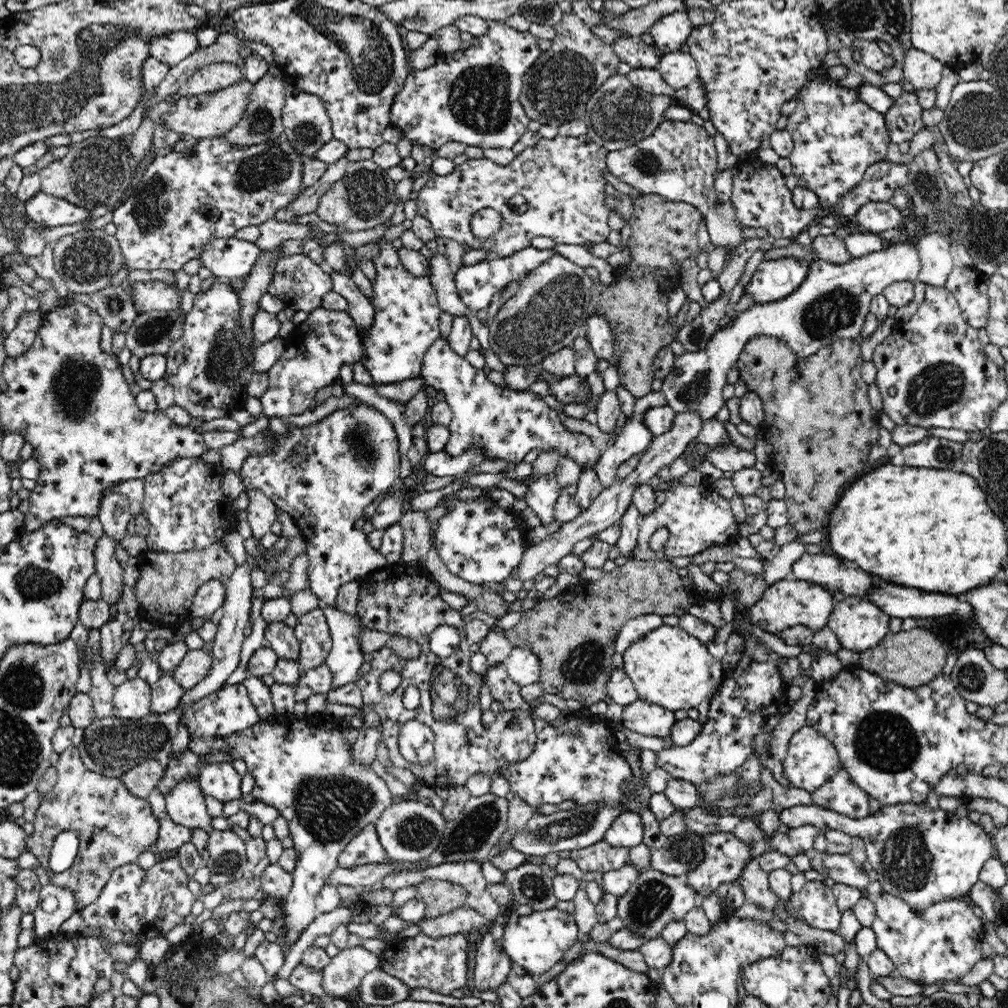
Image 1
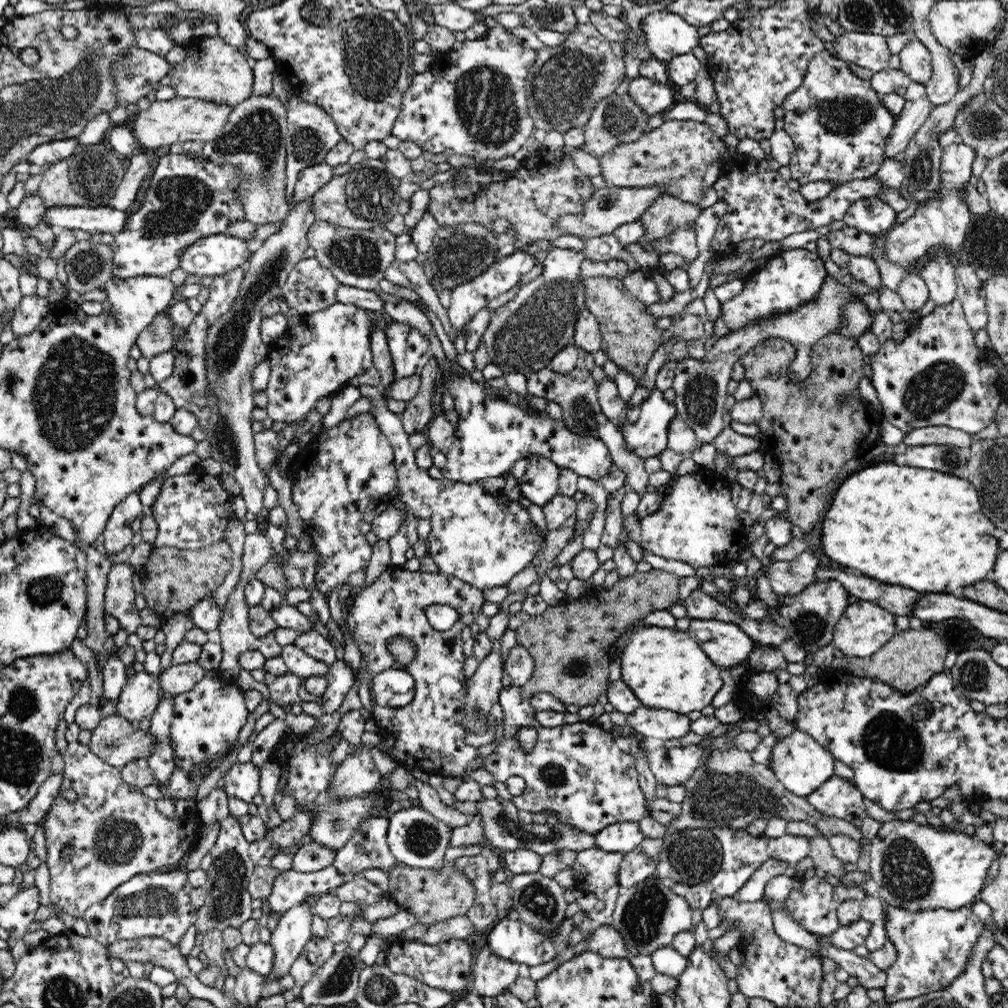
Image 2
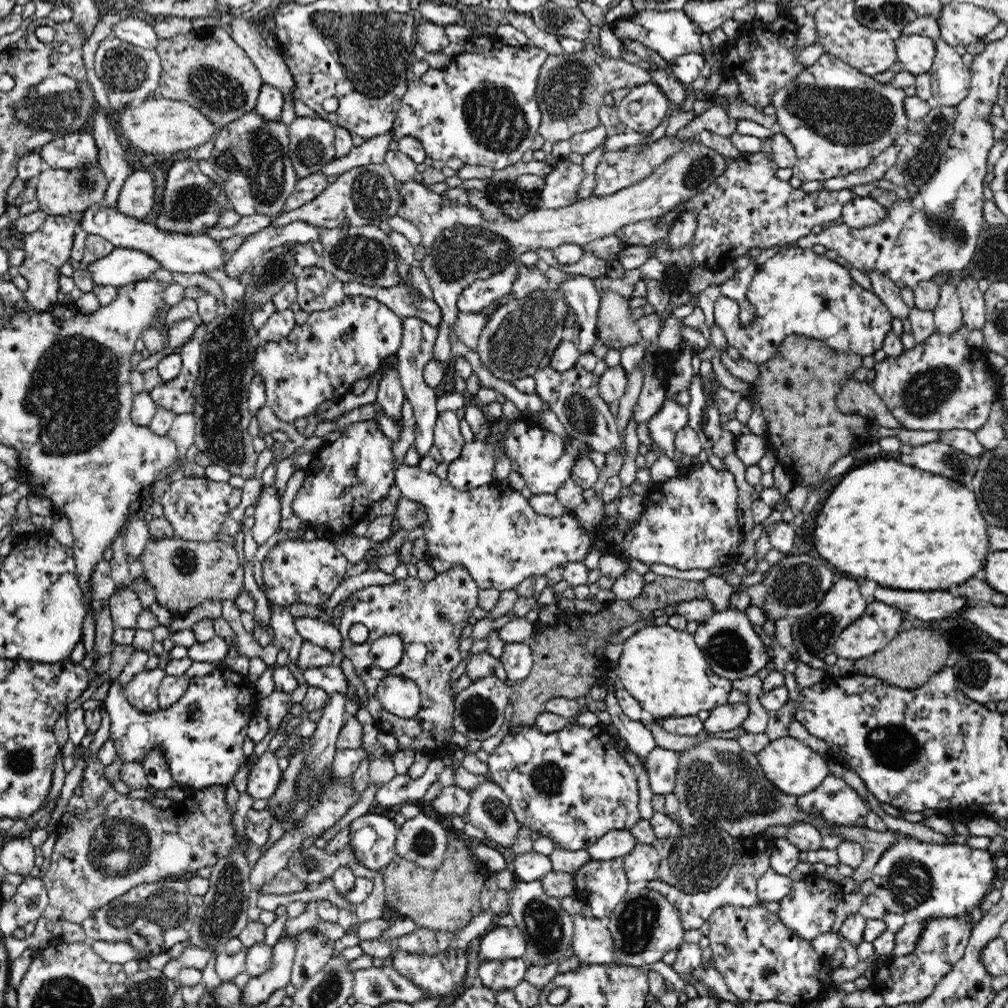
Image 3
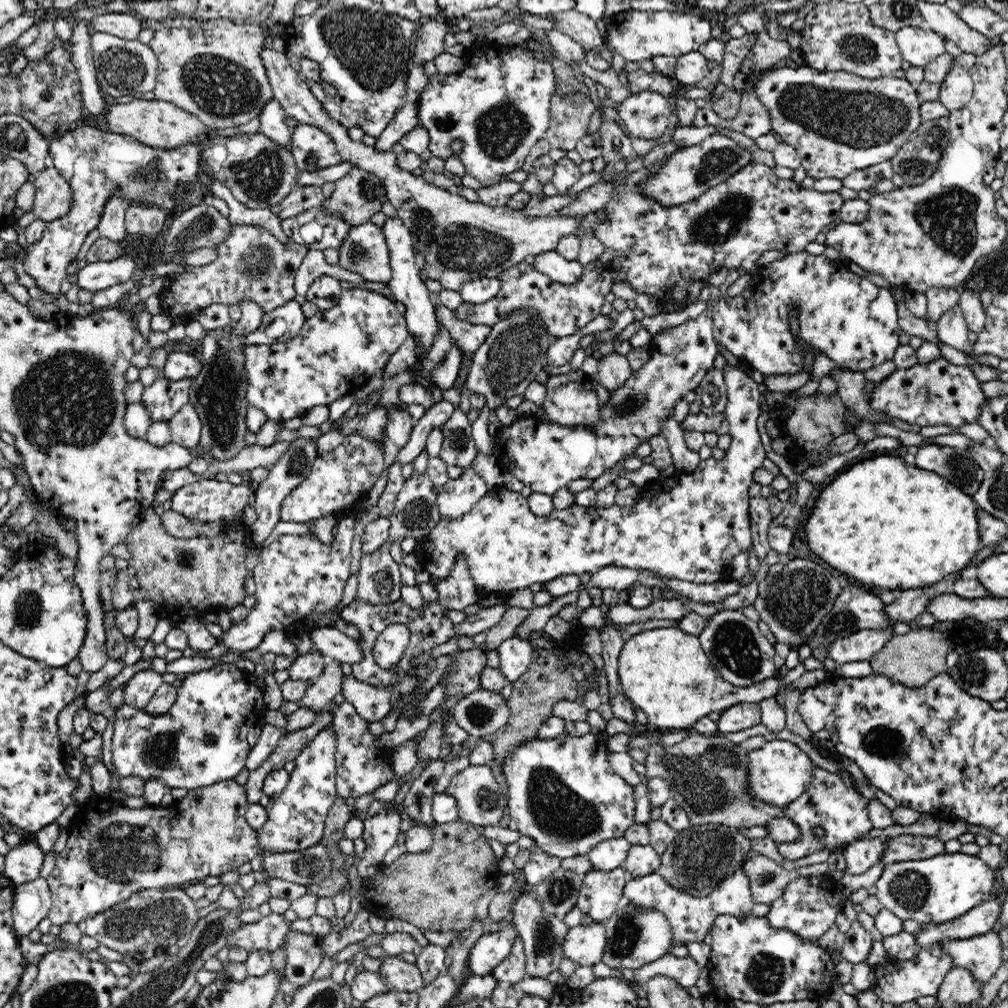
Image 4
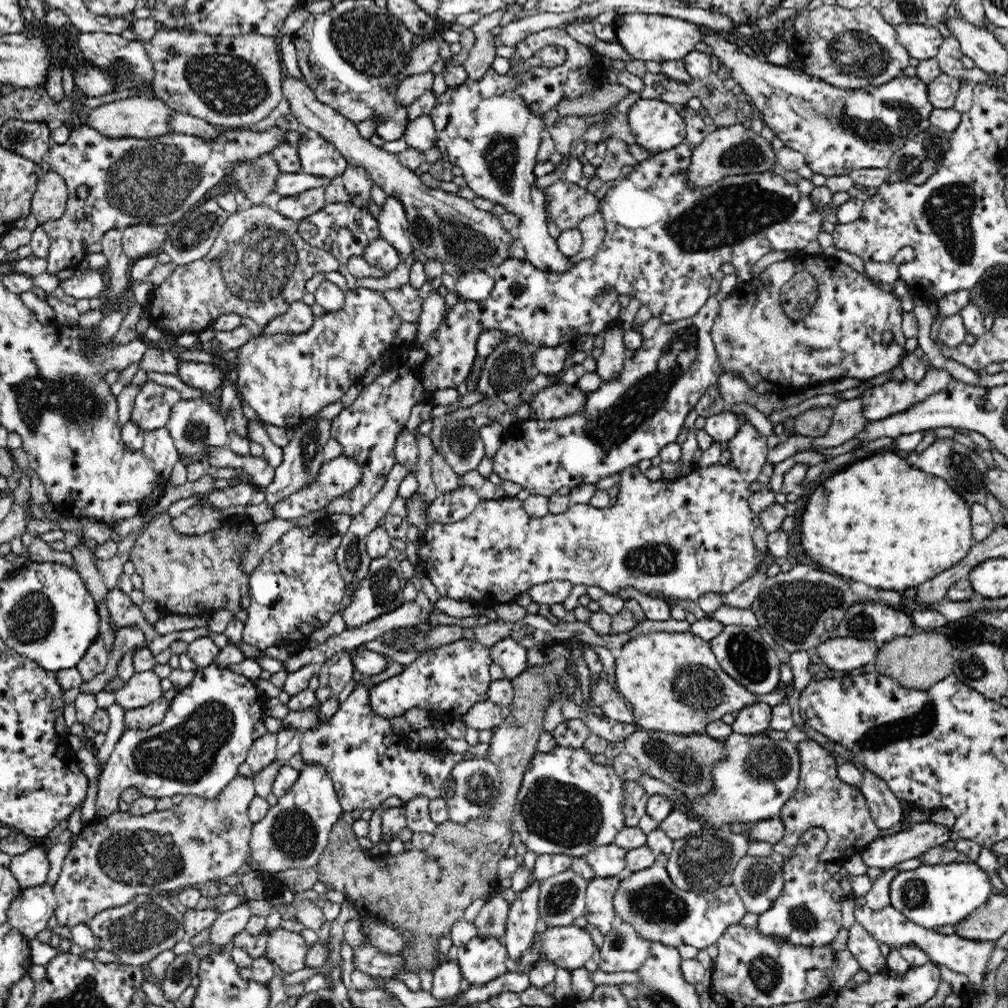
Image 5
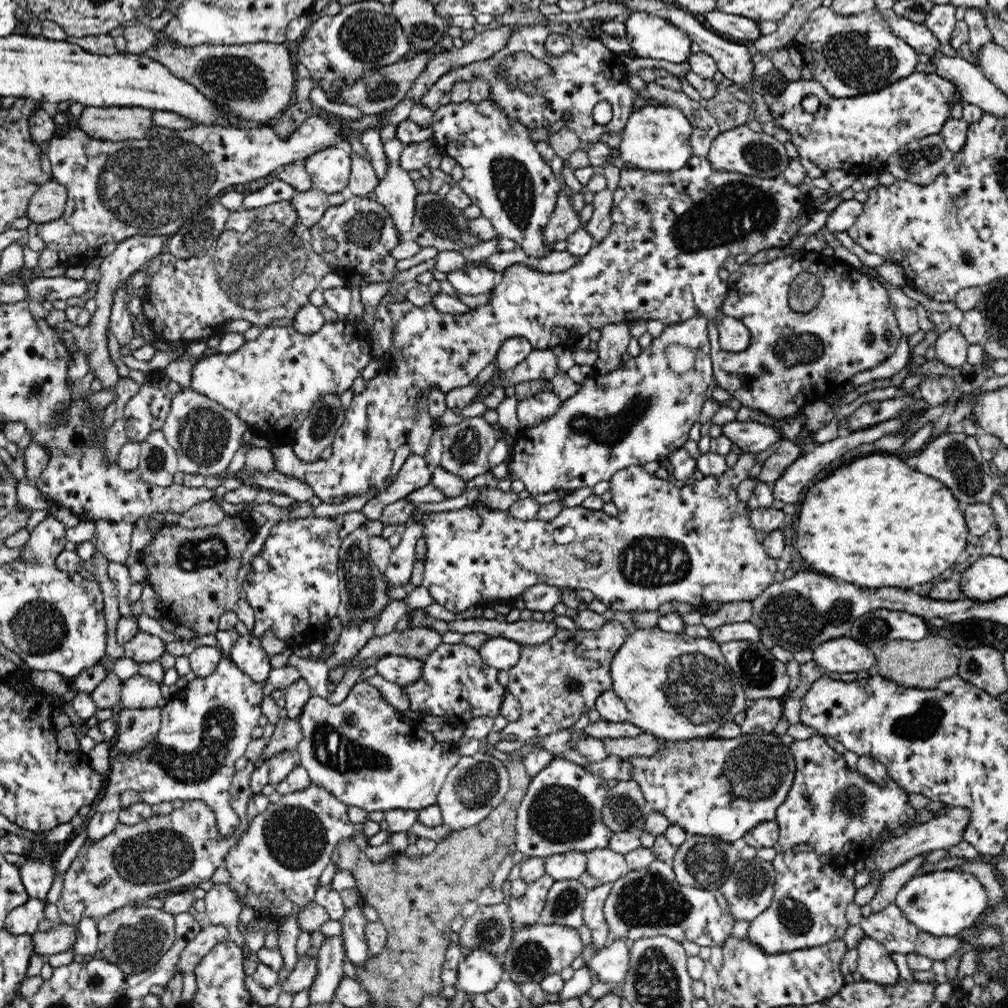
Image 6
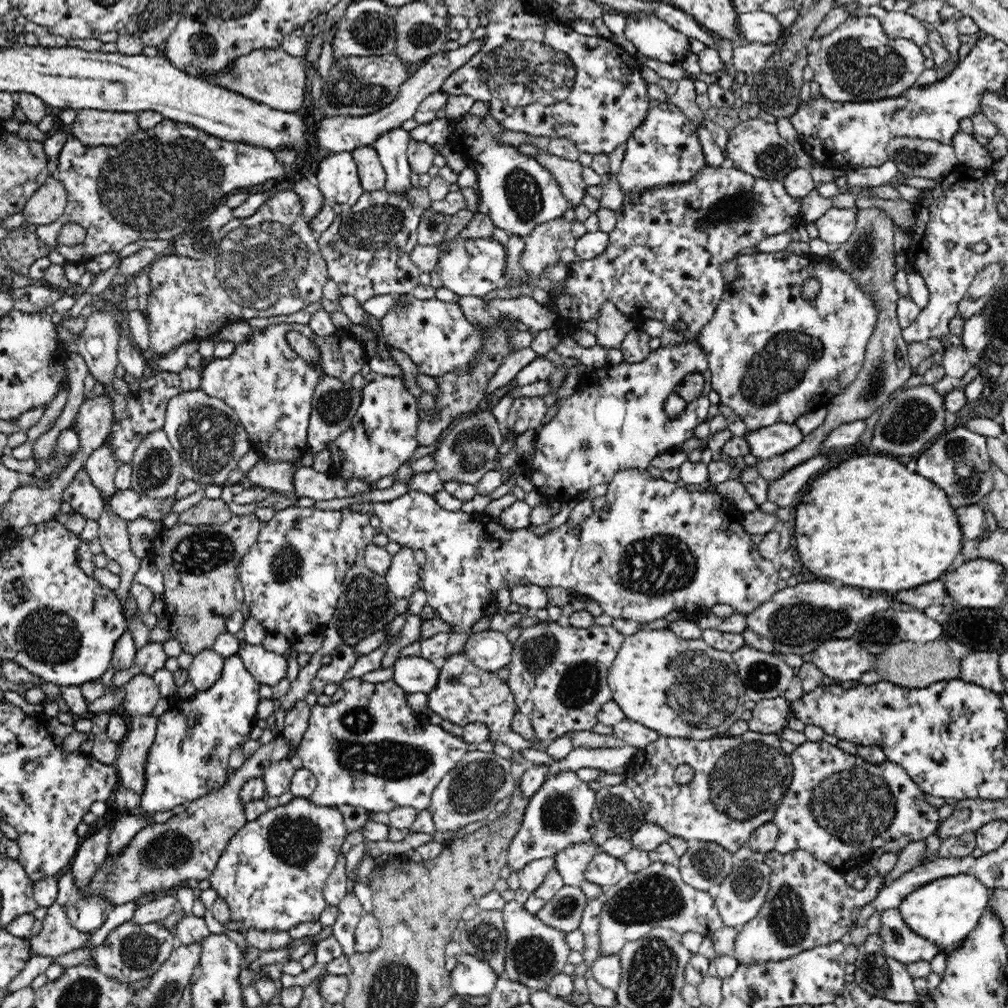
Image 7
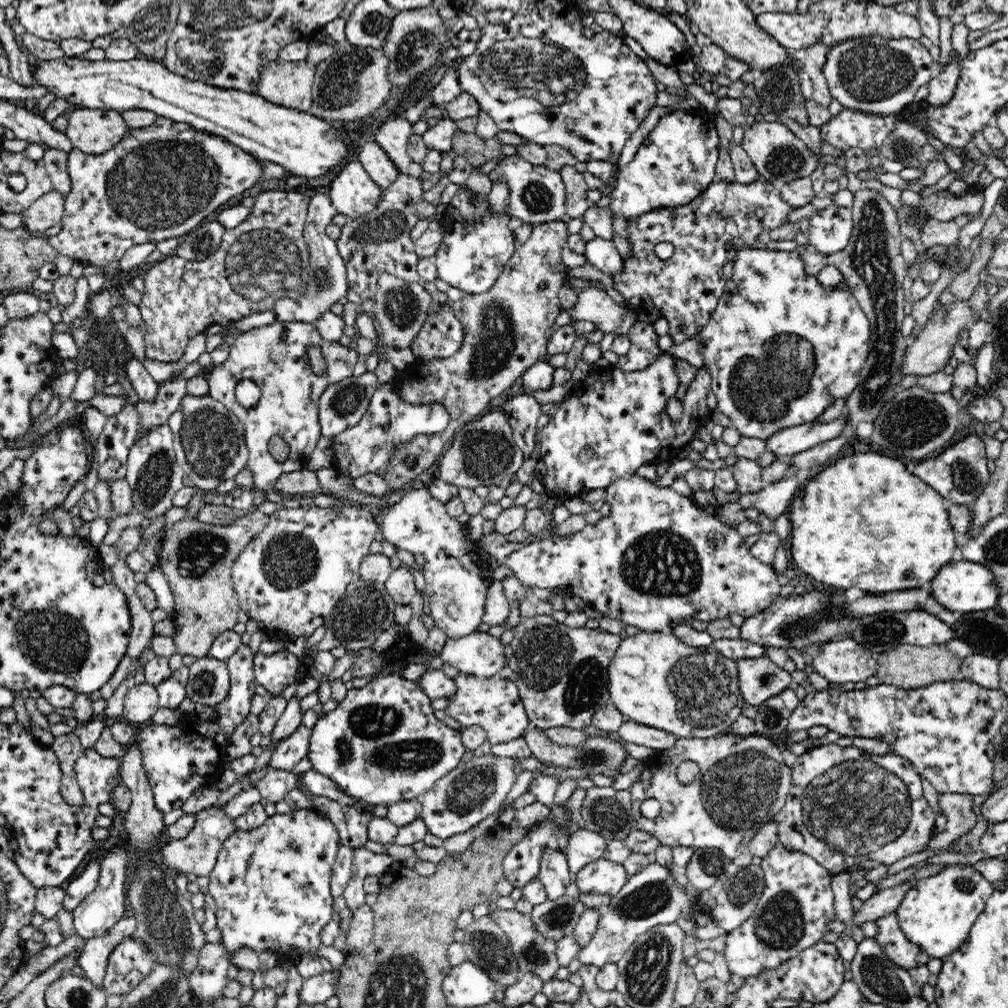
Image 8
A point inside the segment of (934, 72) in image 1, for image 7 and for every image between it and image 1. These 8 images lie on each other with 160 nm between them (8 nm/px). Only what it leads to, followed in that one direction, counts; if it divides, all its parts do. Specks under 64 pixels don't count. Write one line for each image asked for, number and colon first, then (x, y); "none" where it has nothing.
2: (915, 59)
3: (916, 53)
4: (918, 47)
5: (922, 42)
6: (919, 37)
7: (897, 24)

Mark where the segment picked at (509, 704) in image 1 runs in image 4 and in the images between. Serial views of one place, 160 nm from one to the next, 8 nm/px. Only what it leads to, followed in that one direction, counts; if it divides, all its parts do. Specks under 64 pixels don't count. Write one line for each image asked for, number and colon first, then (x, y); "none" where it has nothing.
2: (577, 771)
3: (574, 785)
4: (563, 793)

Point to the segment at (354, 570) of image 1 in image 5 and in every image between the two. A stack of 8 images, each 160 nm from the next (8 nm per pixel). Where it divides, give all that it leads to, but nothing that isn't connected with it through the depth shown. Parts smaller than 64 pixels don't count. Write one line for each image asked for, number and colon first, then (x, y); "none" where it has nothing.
2: (341, 471)
3: (344, 479)
4: (340, 478)
5: (335, 477)

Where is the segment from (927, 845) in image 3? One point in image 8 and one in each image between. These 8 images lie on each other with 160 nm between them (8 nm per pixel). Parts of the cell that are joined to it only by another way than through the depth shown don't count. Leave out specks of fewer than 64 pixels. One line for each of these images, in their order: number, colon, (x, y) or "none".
4: (941, 888)
5: (934, 895)
6: (943, 902)
7: (946, 910)
8: (938, 913)

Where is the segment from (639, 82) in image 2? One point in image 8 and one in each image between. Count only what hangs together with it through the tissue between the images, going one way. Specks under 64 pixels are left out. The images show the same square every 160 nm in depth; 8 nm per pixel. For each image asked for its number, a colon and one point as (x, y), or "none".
3: (642, 110)
4: (646, 114)
5: (657, 126)
6: (656, 138)
7: (664, 149)
8: (677, 160)

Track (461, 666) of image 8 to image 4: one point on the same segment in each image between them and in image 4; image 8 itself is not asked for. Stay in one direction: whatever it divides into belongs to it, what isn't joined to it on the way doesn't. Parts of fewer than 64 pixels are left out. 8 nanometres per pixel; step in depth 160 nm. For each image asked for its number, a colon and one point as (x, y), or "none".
4: (515, 655)
5: (512, 657)
6: (501, 653)
7: (490, 650)

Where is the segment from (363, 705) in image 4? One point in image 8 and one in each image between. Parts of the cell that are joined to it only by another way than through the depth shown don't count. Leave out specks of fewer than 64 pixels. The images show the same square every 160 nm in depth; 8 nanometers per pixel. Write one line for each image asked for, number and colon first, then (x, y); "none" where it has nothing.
5: (454, 677)
6: (454, 682)
7: (464, 694)
8: (494, 704)

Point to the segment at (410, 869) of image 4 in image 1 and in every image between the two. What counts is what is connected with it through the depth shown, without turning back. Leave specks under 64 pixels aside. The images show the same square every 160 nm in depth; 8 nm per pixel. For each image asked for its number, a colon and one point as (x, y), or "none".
1: (440, 896)
2: (433, 896)
3: (446, 899)

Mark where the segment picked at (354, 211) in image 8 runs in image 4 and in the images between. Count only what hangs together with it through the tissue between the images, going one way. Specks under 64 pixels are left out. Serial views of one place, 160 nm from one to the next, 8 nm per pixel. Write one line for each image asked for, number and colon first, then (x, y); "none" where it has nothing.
4: (313, 149)
5: (318, 157)
6: (329, 169)
7: (338, 181)

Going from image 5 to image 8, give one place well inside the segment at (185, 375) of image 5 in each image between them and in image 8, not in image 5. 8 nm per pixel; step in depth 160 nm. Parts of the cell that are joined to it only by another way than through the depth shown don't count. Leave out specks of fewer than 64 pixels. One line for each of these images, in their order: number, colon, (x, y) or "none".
6: (272, 382)
7: (270, 387)
8: (274, 357)

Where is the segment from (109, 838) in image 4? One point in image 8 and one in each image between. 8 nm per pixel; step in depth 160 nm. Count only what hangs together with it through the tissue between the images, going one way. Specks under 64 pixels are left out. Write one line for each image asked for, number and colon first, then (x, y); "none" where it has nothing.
5: (112, 859)
6: (148, 859)
7: (187, 846)
8: (196, 853)

